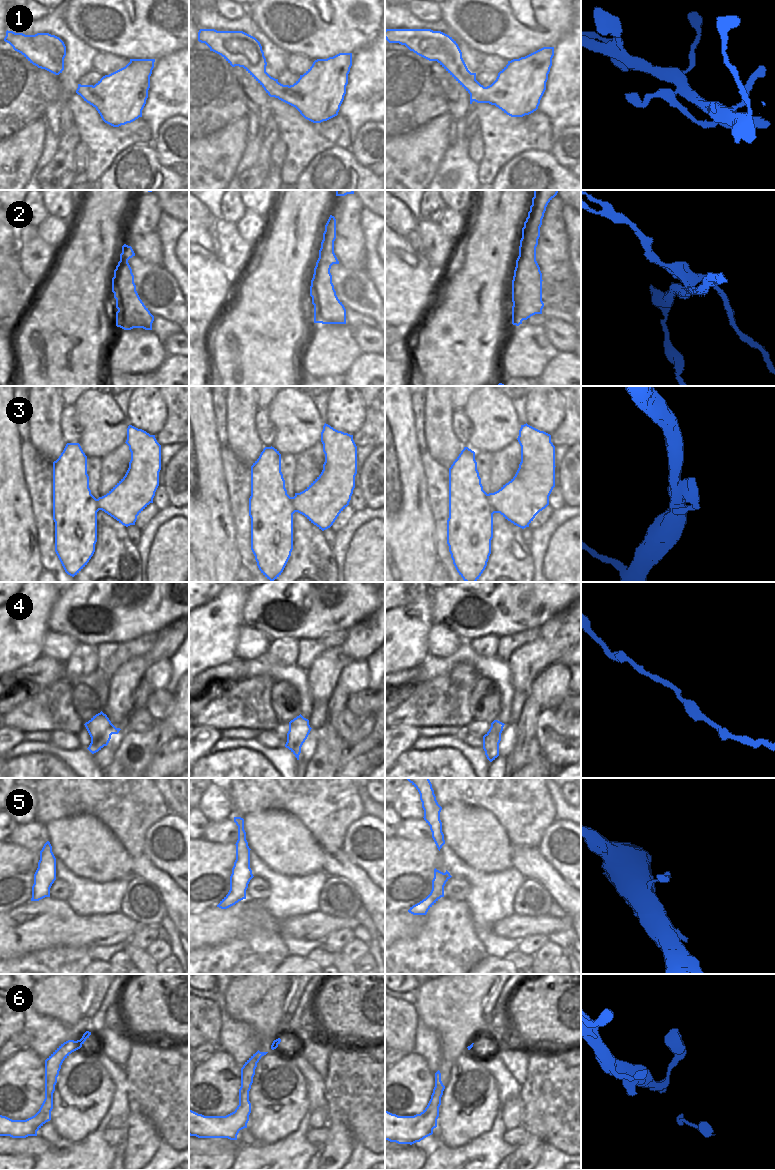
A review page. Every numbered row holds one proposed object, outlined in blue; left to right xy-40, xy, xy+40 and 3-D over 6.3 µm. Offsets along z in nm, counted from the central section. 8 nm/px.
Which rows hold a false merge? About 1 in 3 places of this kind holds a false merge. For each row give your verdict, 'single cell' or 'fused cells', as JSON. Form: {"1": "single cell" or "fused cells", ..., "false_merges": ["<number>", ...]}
{"1": "fused cells", "2": "fused cells", "3": "single cell", "4": "single cell", "5": "single cell", "6": "single cell", "false_merges": ["1", "2"]}

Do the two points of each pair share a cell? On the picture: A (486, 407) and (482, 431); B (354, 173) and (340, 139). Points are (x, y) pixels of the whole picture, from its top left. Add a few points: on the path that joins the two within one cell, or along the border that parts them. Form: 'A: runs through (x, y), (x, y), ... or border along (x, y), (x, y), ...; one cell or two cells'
A: runs through (486, 413), (486, 425); one cell
B: border along (349, 148), (331, 147), (321, 152); two cells

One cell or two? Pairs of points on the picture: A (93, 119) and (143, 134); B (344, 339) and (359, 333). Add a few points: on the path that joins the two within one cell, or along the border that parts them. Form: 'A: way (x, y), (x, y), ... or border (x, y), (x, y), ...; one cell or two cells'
A: way (105, 131), (108, 134), (131, 134); one cell
B: border (353, 330), (353, 338), (362, 353); two cells

